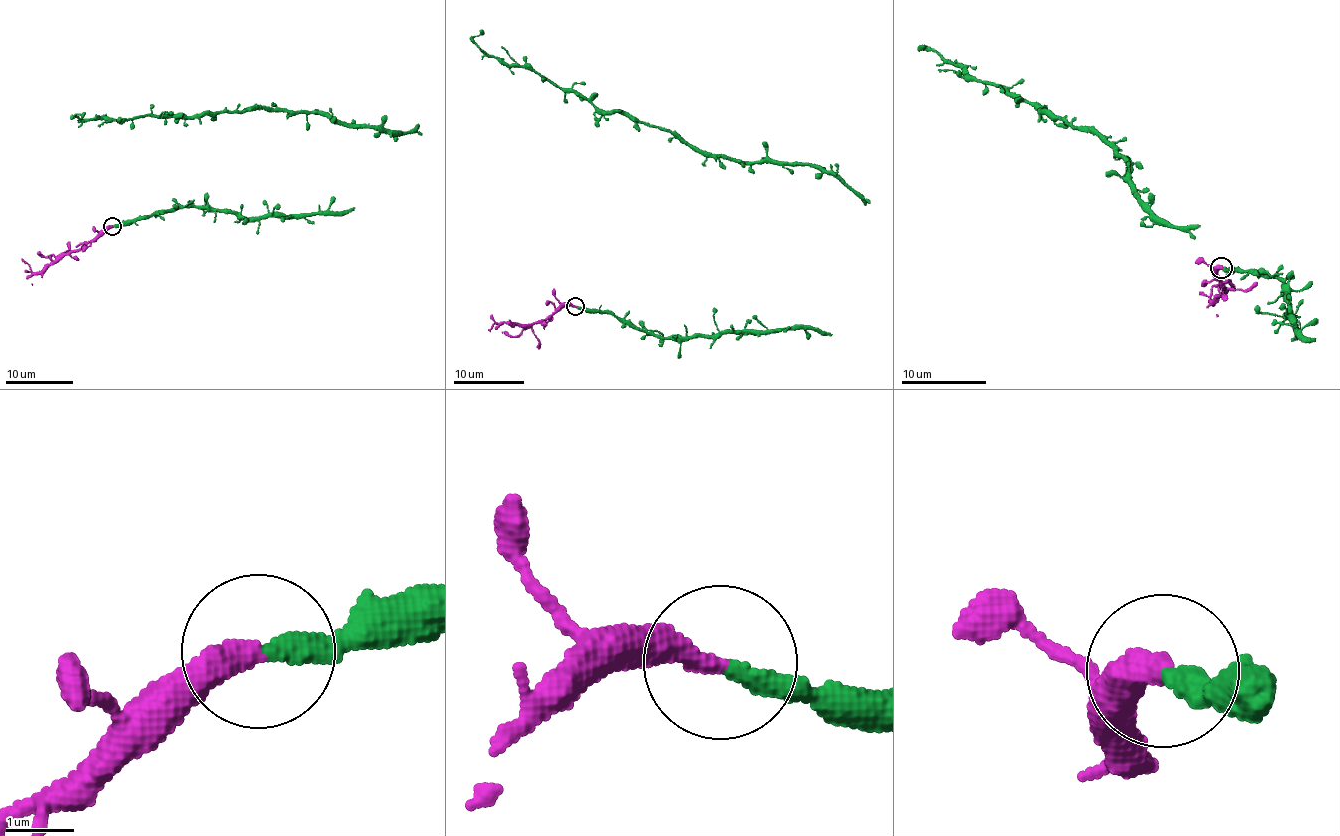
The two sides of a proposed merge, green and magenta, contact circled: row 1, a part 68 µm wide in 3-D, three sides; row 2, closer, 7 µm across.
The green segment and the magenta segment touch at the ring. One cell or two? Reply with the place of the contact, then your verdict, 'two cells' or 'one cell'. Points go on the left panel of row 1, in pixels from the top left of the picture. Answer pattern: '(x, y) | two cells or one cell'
(112, 226) | one cell

